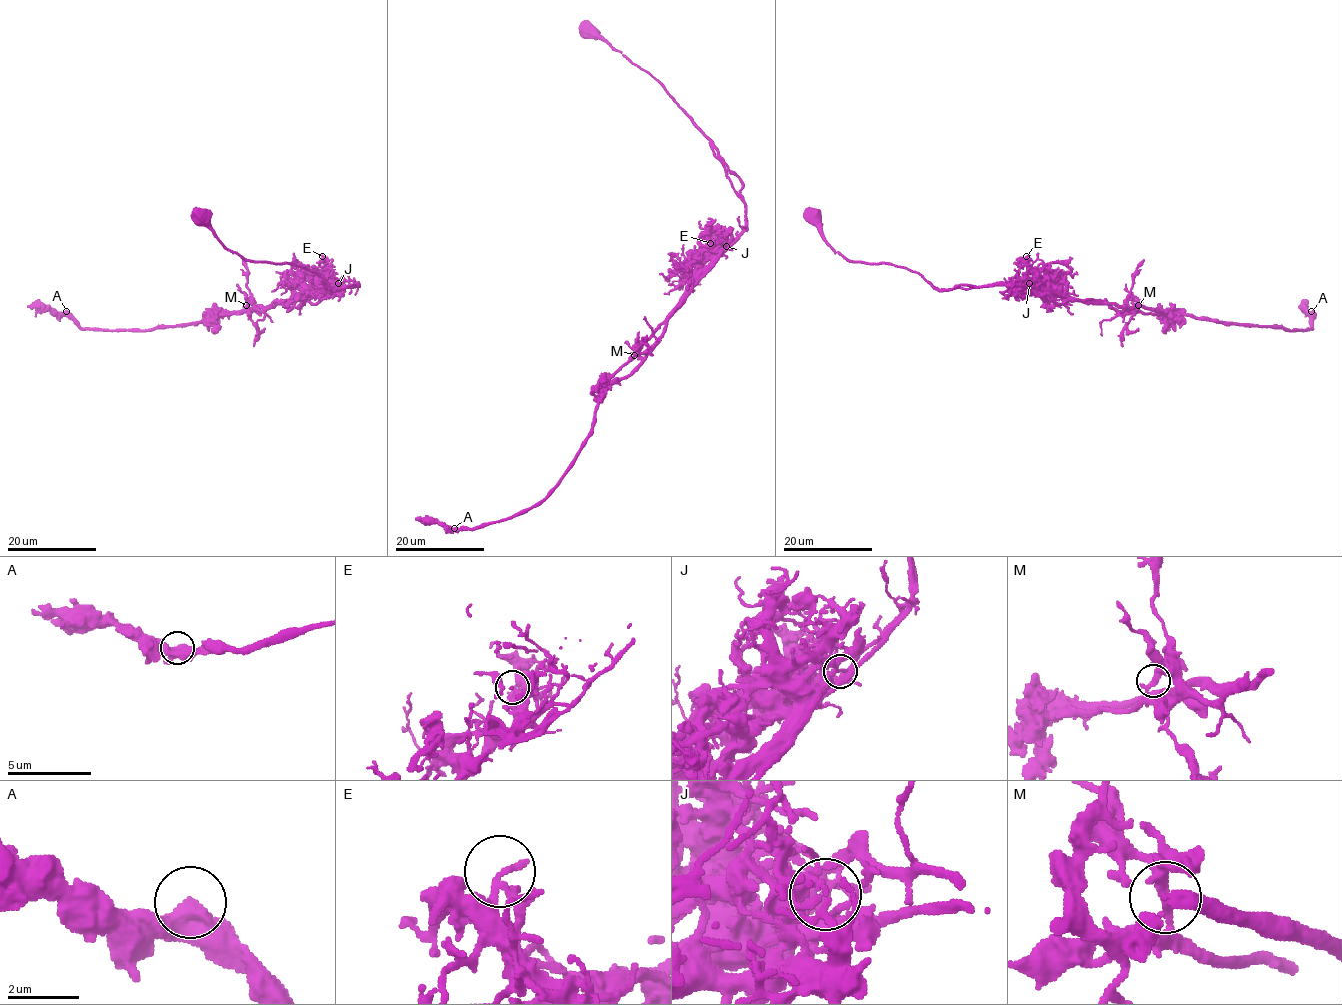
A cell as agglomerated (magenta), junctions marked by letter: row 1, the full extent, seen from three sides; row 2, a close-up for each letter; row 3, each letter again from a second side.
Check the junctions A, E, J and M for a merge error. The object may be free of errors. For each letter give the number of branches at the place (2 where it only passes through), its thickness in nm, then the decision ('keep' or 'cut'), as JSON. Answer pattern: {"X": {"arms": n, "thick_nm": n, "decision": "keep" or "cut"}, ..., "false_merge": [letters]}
{"A": {"arms": 3, "thick_nm": 400, "decision": "keep"}, "E": {"arms": 3, "thick_nm": 140, "decision": "keep"}, "J": {"arms": 3, "thick_nm": 110, "decision": "cut"}, "M": {"arms": 3, "thick_nm": 260, "decision": "keep"}, "false_merge": ["J"]}

